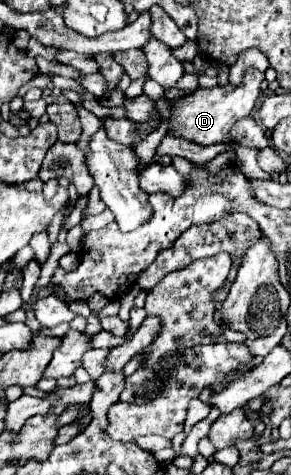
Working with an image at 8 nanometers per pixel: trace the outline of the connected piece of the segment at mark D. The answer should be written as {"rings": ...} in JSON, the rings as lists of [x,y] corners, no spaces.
{"rings":[[[248,69],[244,73],[244,79],[238,85],[226,83],[226,85],[214,85],[210,89],[198,89],[196,93],[192,93],[190,97],[182,97],[180,101],[176,101],[176,105],[172,105],[172,113],[170,113],[170,131],[174,131],[176,137],[184,137],[188,141],[200,143],[200,145],[214,145],[214,143],[224,143],[228,147],[232,147],[232,151],[236,153],[236,161],[238,161],[238,169],[246,175],[246,177],[262,177],[262,179],[270,179],[270,175],[266,171],[262,171],[256,163],[256,149],[240,149],[236,145],[236,141],[230,137],[230,129],[236,121],[244,119],[246,115],[250,115],[252,107],[256,105],[256,99],[260,97],[262,85],[264,81],[264,73],[260,73],[258,69]]]}

